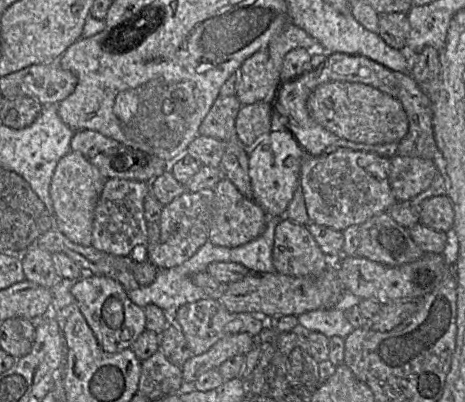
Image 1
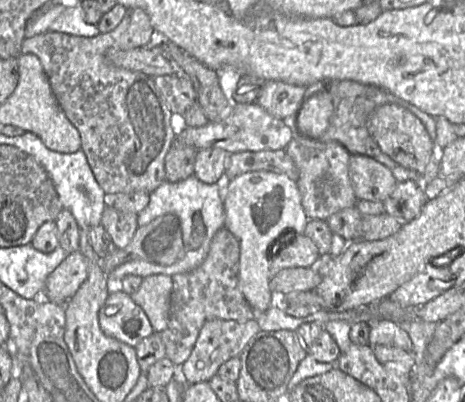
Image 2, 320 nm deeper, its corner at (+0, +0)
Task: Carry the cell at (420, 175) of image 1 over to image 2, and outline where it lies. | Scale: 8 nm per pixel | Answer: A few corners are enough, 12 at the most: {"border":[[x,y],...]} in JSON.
{"border":[[350,155],[358,201],[384,202],[398,184],[389,168]]}

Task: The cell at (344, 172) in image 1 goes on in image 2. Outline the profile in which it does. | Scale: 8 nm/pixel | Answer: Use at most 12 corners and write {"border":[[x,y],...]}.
{"border":[[295,135],[286,147],[308,219],[327,220],[358,199],[350,153]]}

